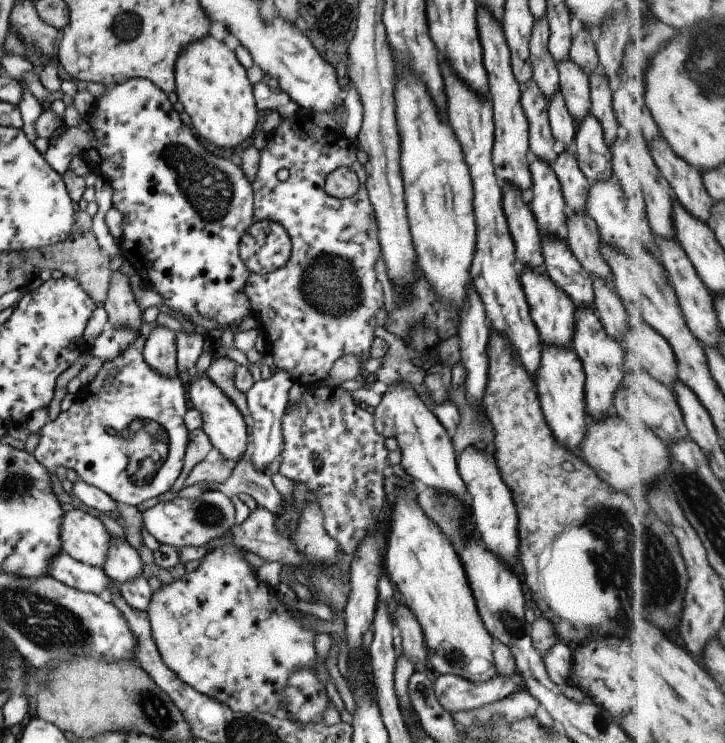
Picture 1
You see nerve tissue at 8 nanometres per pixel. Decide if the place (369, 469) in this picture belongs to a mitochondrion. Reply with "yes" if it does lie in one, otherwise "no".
no

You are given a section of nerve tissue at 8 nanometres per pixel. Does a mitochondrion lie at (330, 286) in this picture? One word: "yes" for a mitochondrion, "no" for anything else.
yes

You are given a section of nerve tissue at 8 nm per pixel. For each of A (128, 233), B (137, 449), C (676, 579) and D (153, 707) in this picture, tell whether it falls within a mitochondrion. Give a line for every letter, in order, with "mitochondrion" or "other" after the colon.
A: other
B: mitochondrion
C: mitochondrion
D: mitochondrion

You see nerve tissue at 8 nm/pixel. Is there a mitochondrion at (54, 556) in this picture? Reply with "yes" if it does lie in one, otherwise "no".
no

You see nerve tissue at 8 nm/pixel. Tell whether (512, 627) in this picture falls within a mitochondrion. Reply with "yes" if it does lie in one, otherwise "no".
yes

